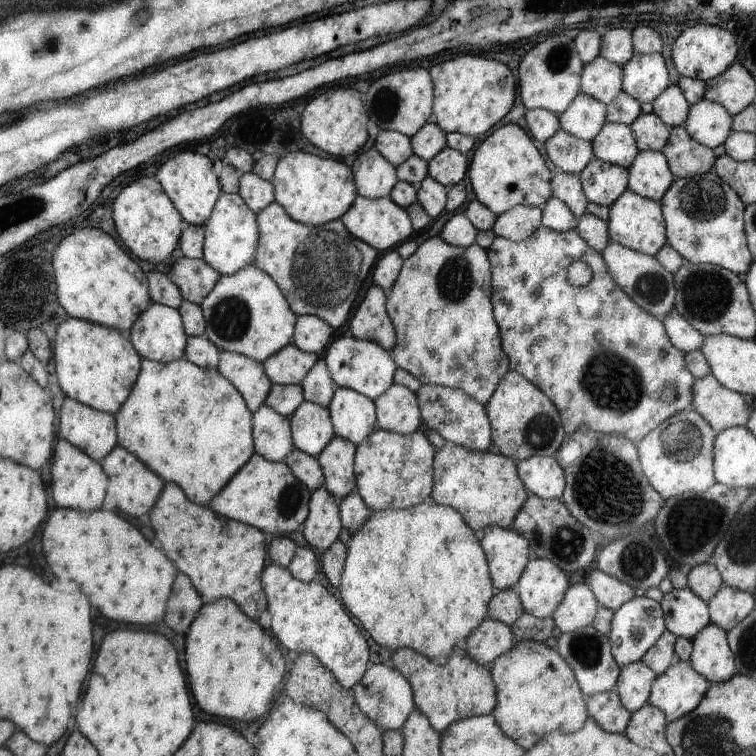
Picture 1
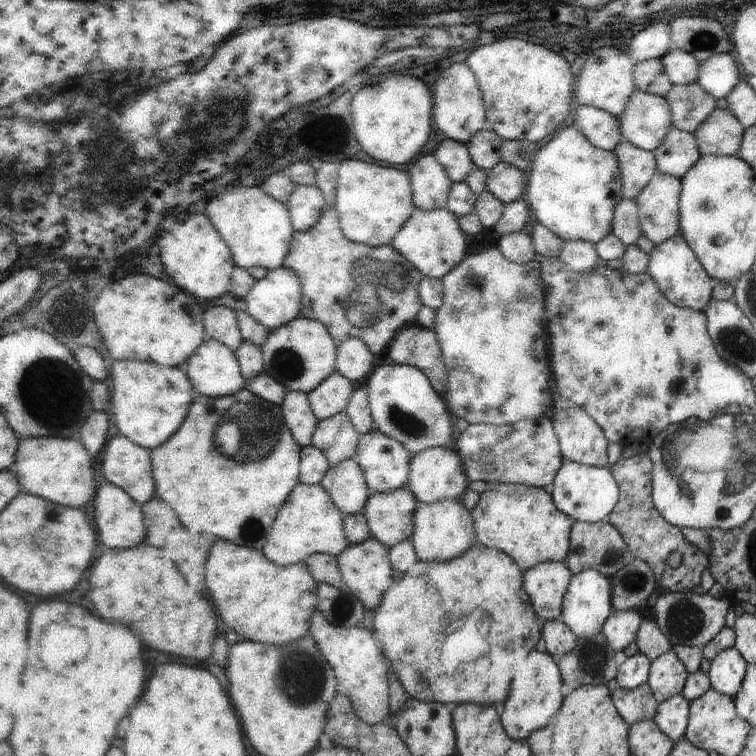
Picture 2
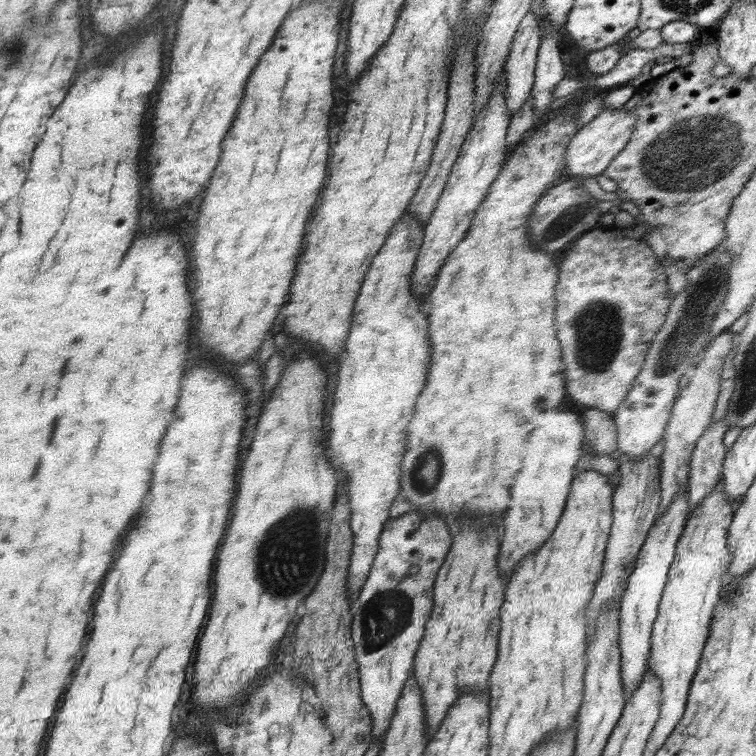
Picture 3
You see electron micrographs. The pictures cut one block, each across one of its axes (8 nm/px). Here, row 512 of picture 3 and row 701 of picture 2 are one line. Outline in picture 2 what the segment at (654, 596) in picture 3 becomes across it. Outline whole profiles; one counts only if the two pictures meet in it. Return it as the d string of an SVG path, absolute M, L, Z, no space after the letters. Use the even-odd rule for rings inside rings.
M680 693L673 696L672 699L660 702L658 712L654 715L653 721L656 726L674 742L685 738L690 704L691 702Z

